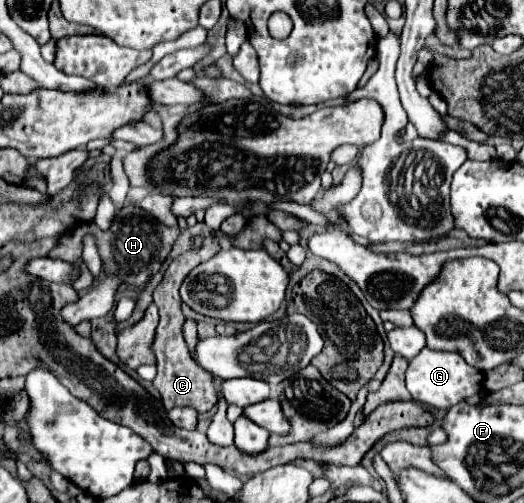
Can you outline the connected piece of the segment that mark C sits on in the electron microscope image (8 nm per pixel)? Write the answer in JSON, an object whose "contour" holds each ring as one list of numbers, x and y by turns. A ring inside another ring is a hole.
{"contour":[[211,232,207,238,205,238,205,244,199,248,199,250,193,250,193,252,183,252,181,256,177,256,169,268,165,270,165,276,163,276,163,282,155,288,153,292,153,302,155,306,159,308,159,326,157,326,157,332,155,332,155,344,153,344,153,352,157,356,157,376,153,380,153,386,159,390,161,394,161,400,165,404,167,410,175,408,175,406,191,406,195,408,197,412,207,412,215,406,217,402,217,396,215,396,215,390,213,390,213,382,211,382,211,376,201,370,189,356,189,350,187,350,187,344,183,340,183,332,181,332,181,326,185,322,185,316,181,312,181,296,179,296,179,288,183,284,183,280,187,278,187,274,201,262,209,260,211,256,215,256,219,250,219,232]]}

